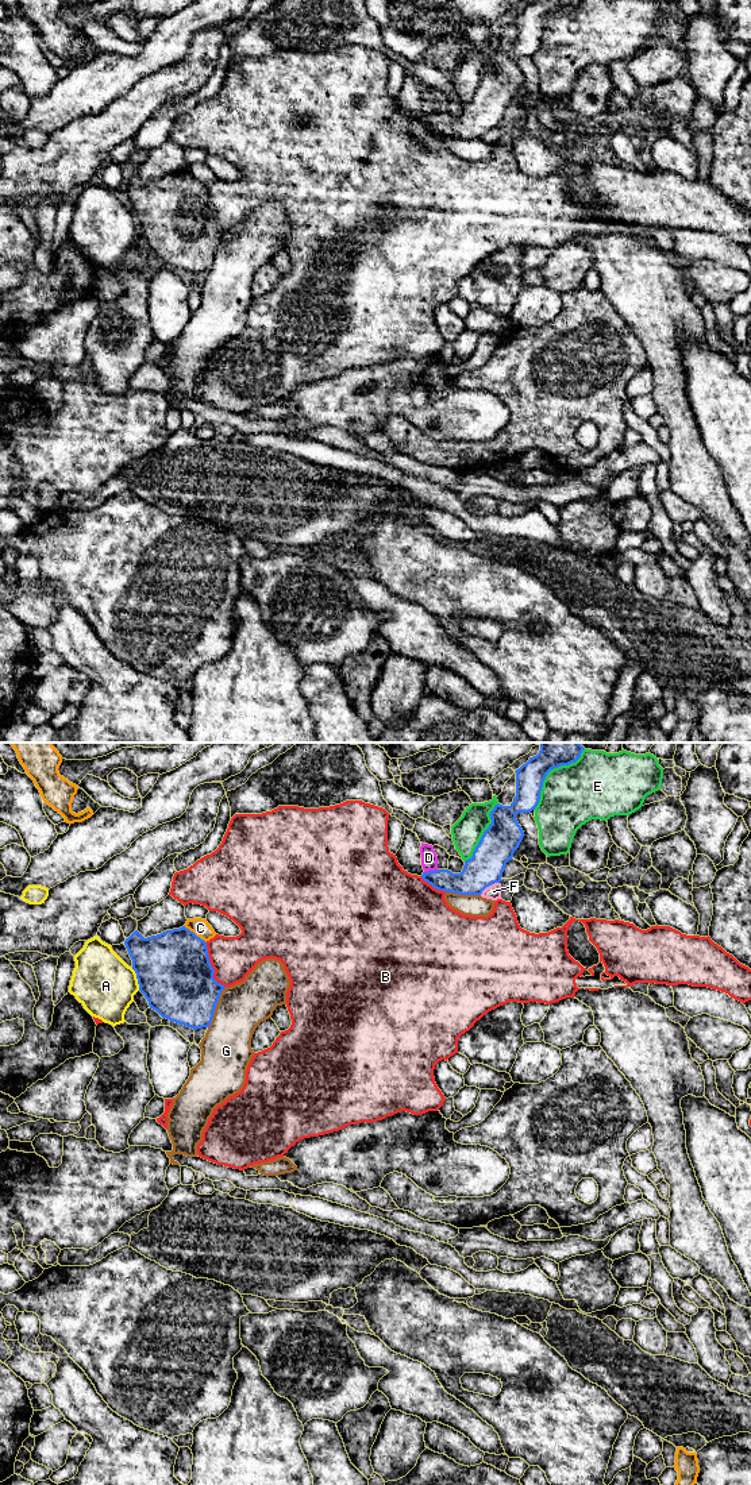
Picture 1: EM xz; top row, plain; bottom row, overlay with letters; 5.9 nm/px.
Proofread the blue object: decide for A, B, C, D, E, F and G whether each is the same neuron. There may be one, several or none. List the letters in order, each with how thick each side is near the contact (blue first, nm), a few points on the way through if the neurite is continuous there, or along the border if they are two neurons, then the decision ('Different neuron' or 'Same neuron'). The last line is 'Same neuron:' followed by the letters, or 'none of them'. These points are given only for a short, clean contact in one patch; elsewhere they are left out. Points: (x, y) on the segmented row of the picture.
A: Thickness 440 nm (blue) against 360 nm. Boundary: xz (131, 968), (137, 976), (139, 990). Different neuron
B: Thickness 440 nm (blue) against 260 nm. Different neuron
C: Thickness 440 nm (blue) against 100 nm. Different neuron
D: Thickness 160 nm (blue) against 100 nm. Boundary: xz (436, 868), (424, 872). Different neuron
E: Thickness 240 nm (blue) against 360 nm. Different neuron
F: Thickness 220 nm (blue) against 90 nm. Boundary: xz (499, 882), (488, 886), (480, 894). Different neuron
G: Thickness 420 nm (blue) against 300 nm. Different neuron
Same neuron: none of them

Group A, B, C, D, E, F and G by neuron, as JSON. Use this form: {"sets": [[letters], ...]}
{"sets": [["A"], ["B"], ["C"], ["D"], ["E"], ["F"], ["G"]]}

